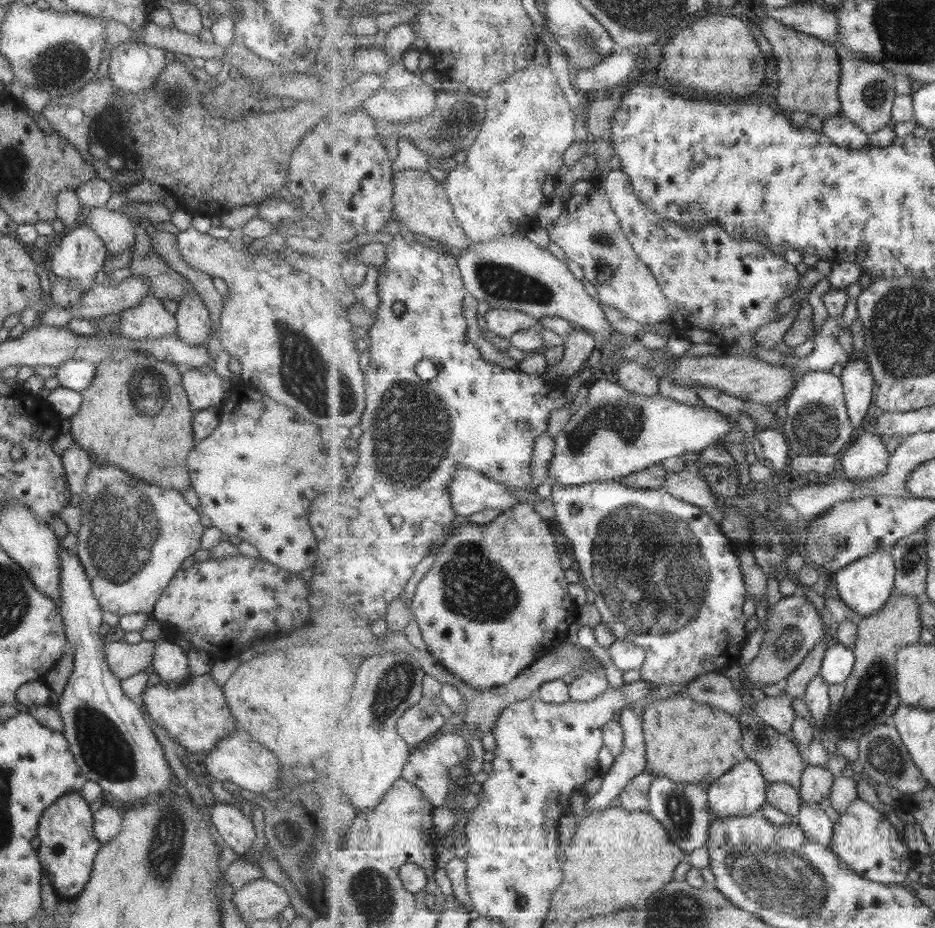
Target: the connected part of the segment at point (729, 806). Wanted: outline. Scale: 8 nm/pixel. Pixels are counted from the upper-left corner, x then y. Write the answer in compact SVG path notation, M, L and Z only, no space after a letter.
M749 758L740 762L706 788L708 791L708 803L713 812L713 817L749 816L759 812L767 803L768 785L769 781L763 776L762 767L759 766L758 762Z

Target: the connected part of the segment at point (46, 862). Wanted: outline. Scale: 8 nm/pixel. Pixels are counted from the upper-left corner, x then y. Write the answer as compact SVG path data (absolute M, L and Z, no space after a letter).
M79 791L62 794L43 810L38 819L36 836L40 843L36 851L41 873L49 879L49 884L57 896L72 901L83 890L92 871L93 859L102 845L93 834L93 815L89 803Z

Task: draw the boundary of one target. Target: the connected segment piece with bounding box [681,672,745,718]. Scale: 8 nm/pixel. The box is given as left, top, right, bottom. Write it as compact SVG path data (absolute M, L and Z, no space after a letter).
M723 672L709 673L697 677L689 683L681 694L693 697L697 702L734 714L736 718L743 714L743 710L745 710L743 695L739 690L735 690L733 682Z

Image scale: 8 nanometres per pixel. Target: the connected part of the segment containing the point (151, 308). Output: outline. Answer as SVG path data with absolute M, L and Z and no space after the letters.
M151 293L135 306L118 313L117 332L121 337L140 341L172 335L176 330L174 315L163 309L161 300Z

